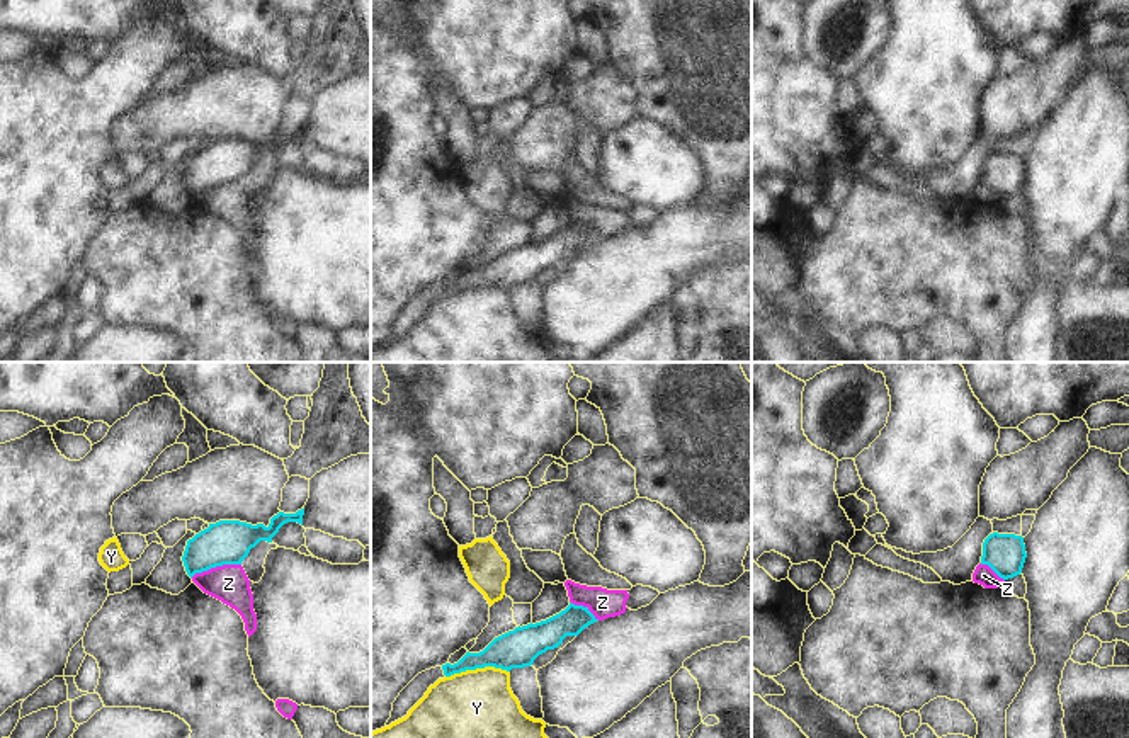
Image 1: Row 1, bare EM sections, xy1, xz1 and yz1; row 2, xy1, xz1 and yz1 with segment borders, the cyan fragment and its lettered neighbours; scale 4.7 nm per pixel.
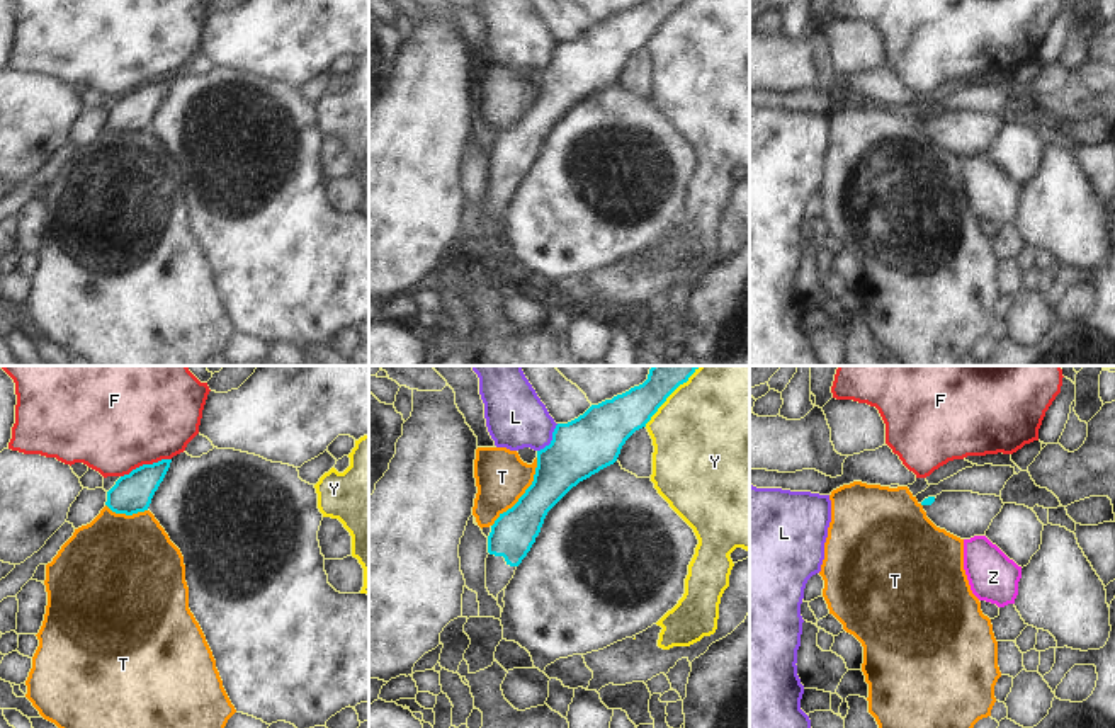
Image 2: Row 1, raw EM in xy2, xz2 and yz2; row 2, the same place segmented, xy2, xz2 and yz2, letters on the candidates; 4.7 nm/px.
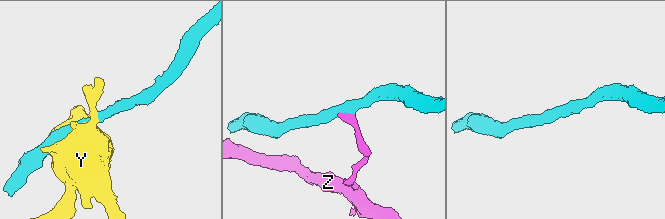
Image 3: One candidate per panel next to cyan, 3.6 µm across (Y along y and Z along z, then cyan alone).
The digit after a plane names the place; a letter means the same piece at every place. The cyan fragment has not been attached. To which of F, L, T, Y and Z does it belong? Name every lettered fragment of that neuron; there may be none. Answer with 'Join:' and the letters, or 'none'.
Join: none

